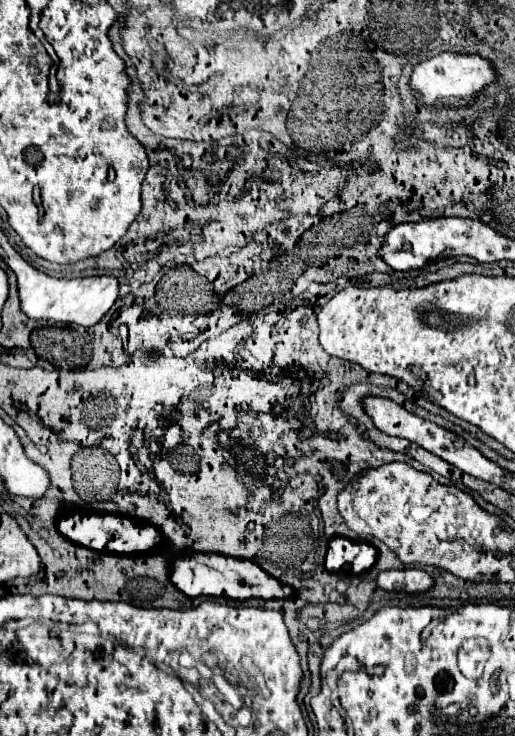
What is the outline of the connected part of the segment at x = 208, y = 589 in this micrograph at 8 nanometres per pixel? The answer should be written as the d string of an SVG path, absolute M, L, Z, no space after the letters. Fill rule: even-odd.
M187 554L173 562L171 582L187 596L215 596L231 600L249 600L249 598L293 598L293 588L277 582L255 562L243 558L231 558L221 554Z

